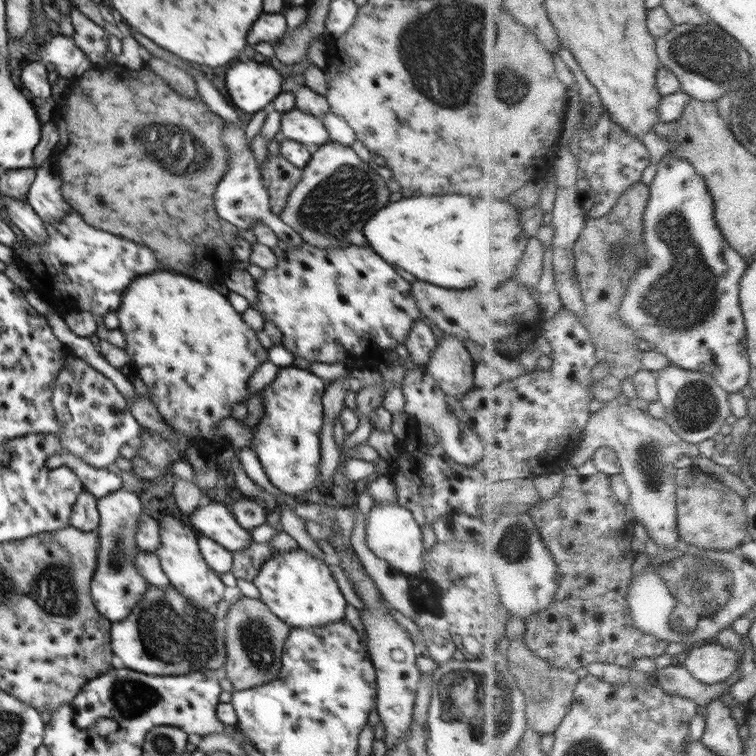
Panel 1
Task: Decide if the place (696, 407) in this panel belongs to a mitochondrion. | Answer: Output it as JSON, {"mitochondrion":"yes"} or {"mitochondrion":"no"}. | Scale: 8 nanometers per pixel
{"mitochondrion":"yes"}

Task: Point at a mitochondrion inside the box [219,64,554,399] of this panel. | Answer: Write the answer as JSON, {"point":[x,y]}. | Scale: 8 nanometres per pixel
{"point":[336,205]}

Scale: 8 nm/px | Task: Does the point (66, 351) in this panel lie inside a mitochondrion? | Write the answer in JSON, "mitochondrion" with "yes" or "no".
{"mitochondrion":"no"}

